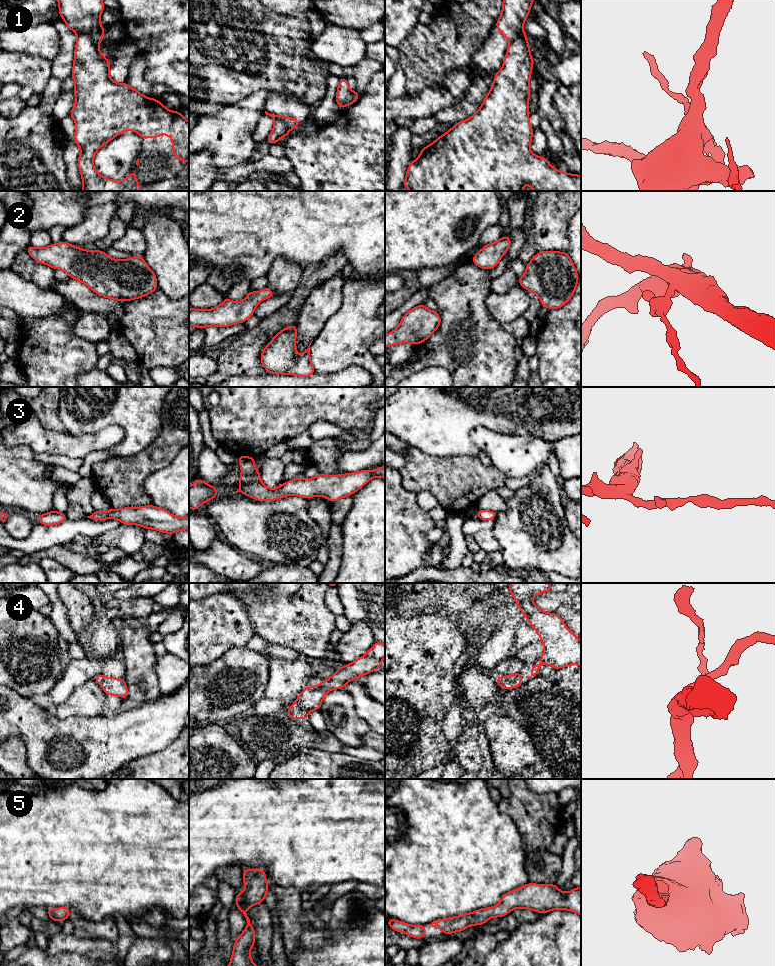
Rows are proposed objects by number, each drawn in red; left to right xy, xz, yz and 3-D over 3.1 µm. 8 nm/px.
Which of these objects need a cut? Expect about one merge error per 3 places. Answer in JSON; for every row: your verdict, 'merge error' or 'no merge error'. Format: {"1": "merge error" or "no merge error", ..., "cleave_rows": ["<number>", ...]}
{"1": "merge error", "2": "no merge error", "3": "no merge error", "4": "no merge error", "5": "no merge error", "cleave_rows": ["1"]}

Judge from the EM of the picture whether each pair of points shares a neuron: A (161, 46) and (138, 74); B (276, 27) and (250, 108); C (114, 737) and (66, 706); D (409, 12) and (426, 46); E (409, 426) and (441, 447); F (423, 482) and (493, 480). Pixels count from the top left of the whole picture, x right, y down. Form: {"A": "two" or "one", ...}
{"A": "two", "B": "two", "C": "two", "D": "two", "E": "one", "F": "one"}

